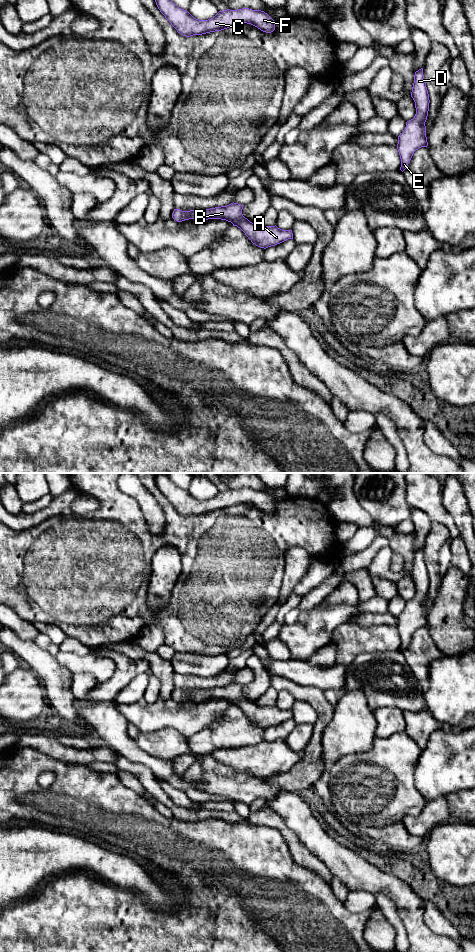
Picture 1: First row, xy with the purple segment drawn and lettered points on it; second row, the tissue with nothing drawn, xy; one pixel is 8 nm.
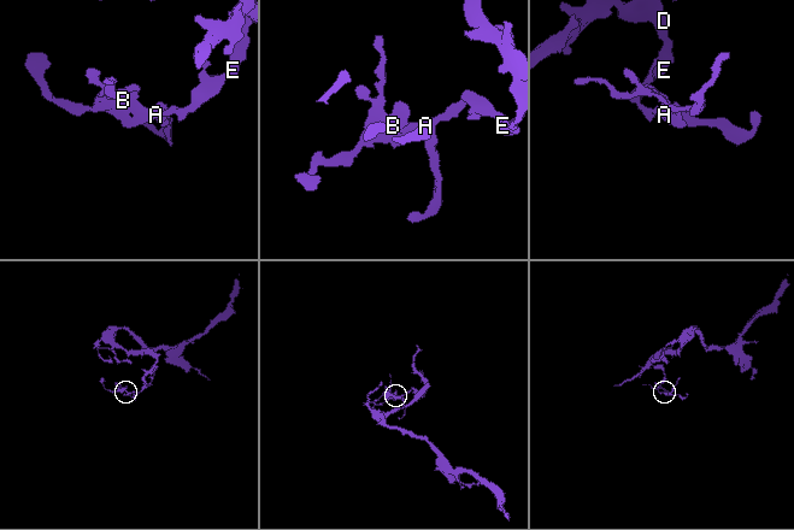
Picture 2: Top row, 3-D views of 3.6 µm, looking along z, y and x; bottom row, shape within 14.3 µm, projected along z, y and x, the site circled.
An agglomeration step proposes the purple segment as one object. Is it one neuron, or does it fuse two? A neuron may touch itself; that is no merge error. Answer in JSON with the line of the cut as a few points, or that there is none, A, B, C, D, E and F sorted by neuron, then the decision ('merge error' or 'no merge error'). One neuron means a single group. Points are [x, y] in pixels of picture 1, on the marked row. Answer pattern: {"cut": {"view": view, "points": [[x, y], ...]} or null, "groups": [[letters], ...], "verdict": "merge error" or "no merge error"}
{"cut": null, "groups": [["A", "B", "C", "D", "E", "F"]], "verdict": "no merge error"}

